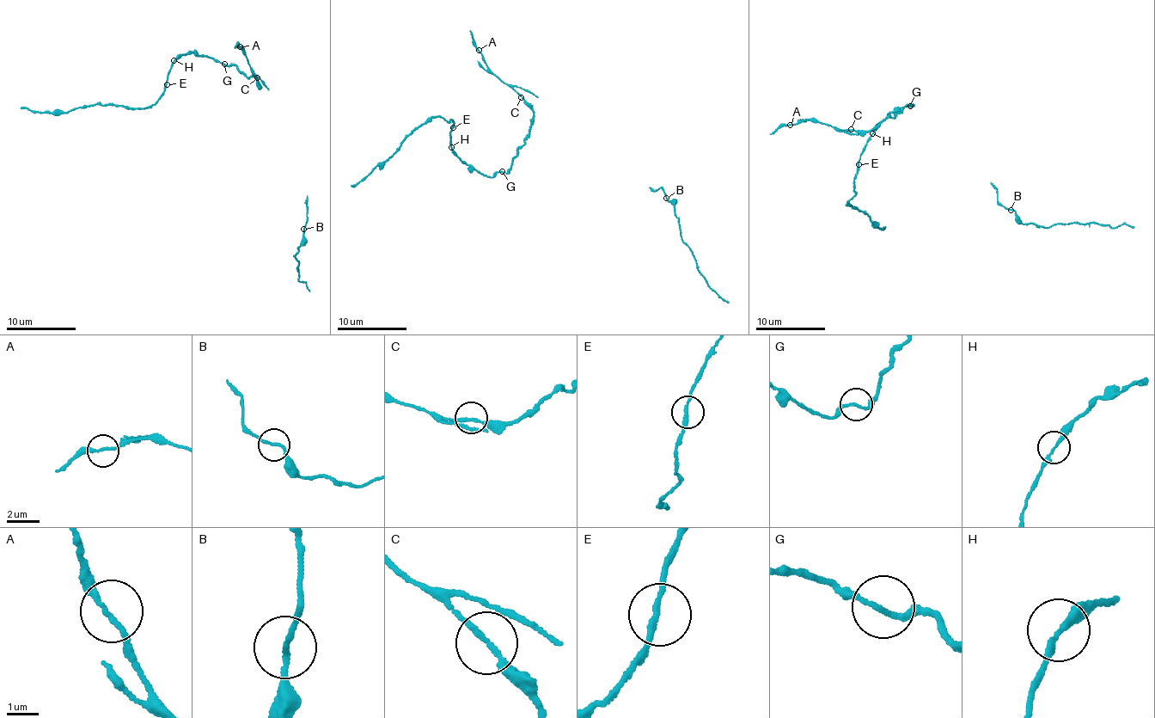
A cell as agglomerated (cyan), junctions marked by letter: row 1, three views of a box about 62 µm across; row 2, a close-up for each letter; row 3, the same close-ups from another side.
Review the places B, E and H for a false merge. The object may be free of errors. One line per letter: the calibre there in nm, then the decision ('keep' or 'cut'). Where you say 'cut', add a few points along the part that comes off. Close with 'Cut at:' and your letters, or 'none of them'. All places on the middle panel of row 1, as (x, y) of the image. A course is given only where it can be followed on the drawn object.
B: calibre 150 nm; keep
E: calibre 180 nm; keep
H: calibre 160 nm; keep
Cut at: none of them

